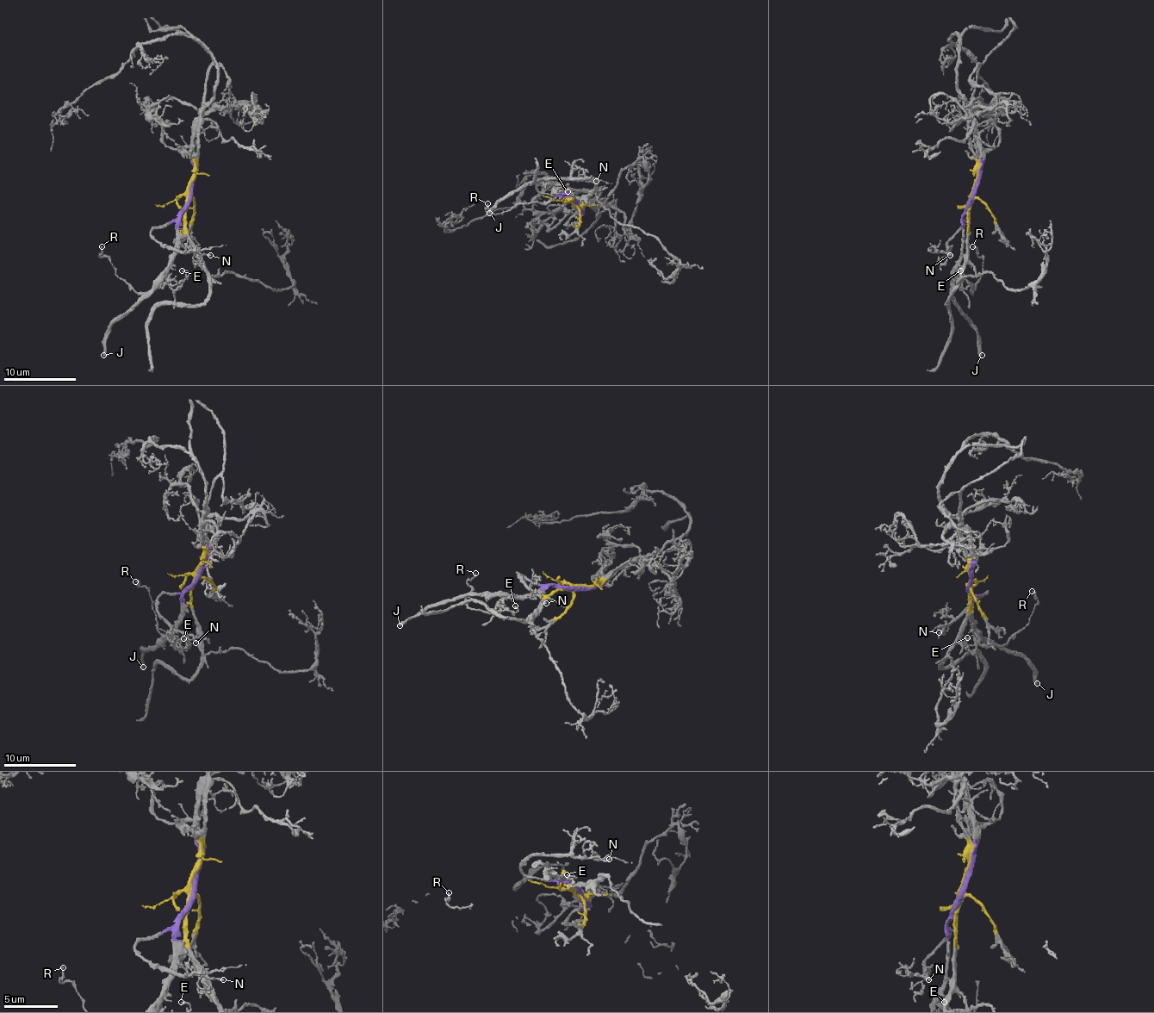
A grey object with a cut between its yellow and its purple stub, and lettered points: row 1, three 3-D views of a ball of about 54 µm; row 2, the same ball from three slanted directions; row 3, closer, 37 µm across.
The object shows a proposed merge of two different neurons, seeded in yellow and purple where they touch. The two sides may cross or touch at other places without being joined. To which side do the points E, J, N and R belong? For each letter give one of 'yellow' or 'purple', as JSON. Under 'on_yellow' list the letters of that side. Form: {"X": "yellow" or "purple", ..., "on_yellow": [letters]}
{"E": "purple", "J": "purple", "N": "purple", "R": "purple", "on_yellow": []}

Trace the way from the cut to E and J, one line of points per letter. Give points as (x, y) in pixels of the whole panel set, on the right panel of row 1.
E: (972, 195), (972, 202), (962, 219), (962, 251), (956, 282), (964, 273), (960, 270)
J: (972, 195), (972, 202), (962, 219), (960, 266), (952, 275), (951, 295), (960, 313), (977, 332), (982, 355)

